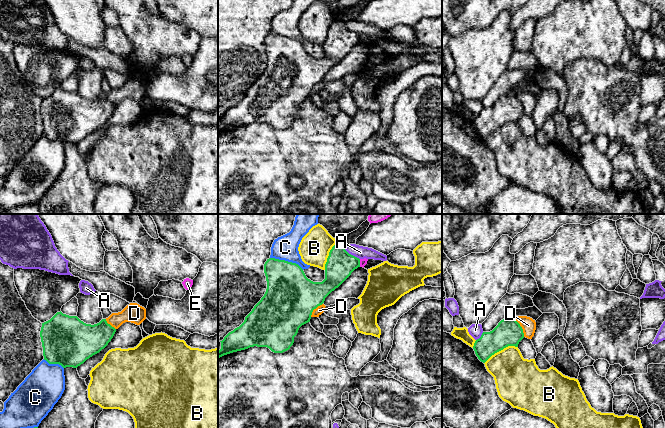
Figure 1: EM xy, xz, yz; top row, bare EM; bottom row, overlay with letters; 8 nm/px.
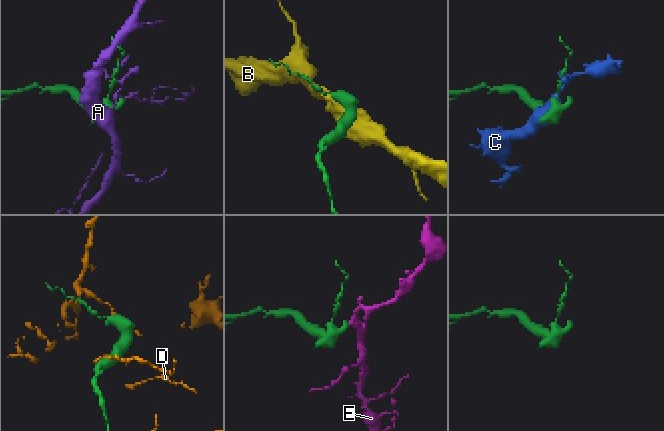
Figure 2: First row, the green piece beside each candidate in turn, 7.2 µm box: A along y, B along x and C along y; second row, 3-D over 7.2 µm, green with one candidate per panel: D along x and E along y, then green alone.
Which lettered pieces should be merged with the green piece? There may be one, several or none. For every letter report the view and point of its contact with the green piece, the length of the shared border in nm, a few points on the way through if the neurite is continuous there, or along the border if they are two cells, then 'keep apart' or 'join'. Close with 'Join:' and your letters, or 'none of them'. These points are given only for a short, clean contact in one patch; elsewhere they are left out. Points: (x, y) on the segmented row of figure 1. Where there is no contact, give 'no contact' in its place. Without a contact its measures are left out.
A: xz (350, 254) | 170 nm | keep apart
B: yz (500, 350) | 300 nm | keep apart
C: xz (287, 261) | 280 nm | keep apart
D: yz (521, 327) | 180 nm | keep apart
E: xz (359, 263) | 60 nm | along xz (359, 259), (360, 266) | keep apart
Join: none of them

